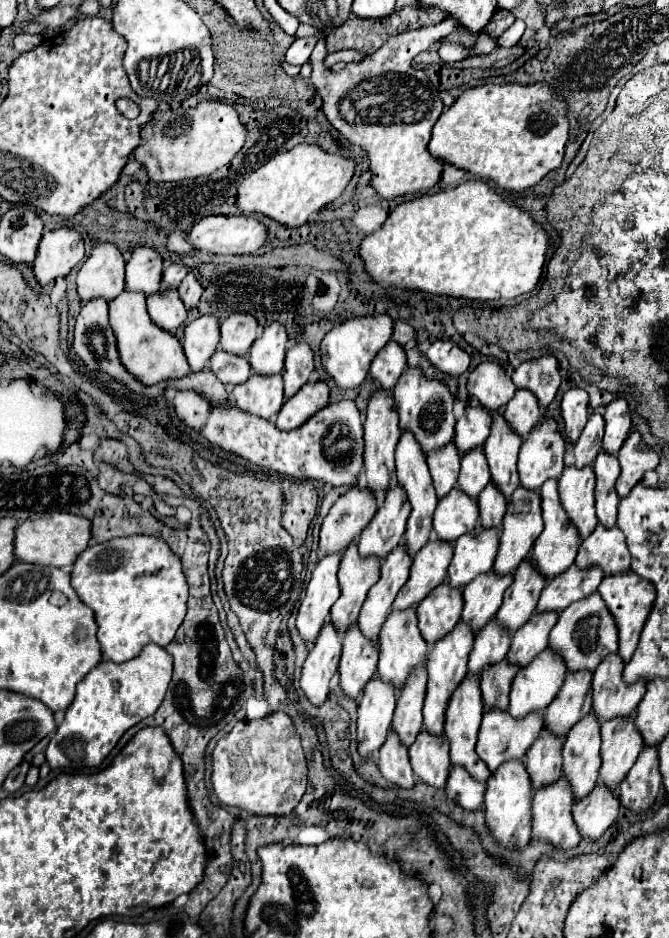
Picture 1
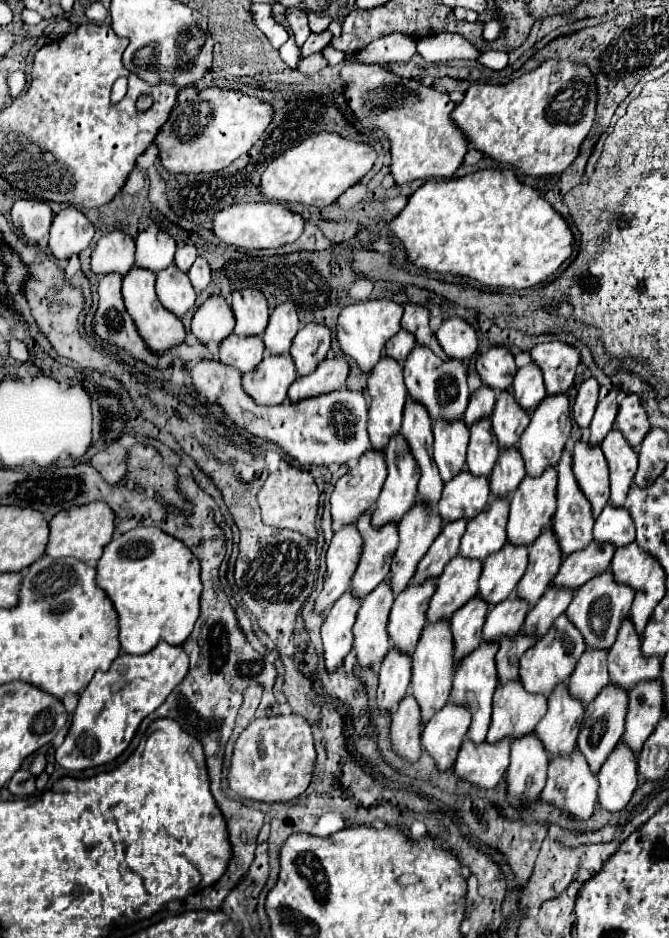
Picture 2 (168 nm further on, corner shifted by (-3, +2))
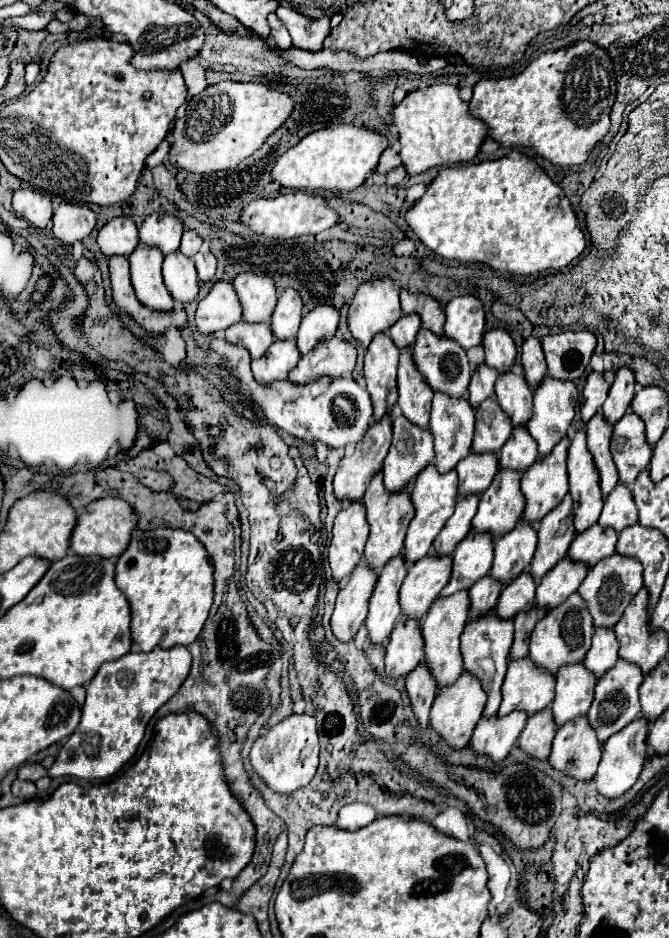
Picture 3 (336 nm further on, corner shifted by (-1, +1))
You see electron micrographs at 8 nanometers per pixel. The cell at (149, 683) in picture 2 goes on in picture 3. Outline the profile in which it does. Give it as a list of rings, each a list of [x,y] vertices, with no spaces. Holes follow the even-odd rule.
[[[182,645],[172,649],[154,647],[150,653],[132,651],[112,663],[104,663],[86,687],[80,723],[60,749],[48,775],[70,775],[88,781],[114,775],[136,753],[150,717],[180,689],[190,665],[190,651]]]

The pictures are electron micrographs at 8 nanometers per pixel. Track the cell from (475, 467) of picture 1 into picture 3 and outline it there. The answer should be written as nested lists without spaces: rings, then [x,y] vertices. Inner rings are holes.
[[[486,399],[476,409],[476,433],[474,433],[472,453],[476,455],[498,453],[502,445],[508,441],[510,433],[512,433],[512,423],[504,419],[504,411],[500,411],[496,399]]]

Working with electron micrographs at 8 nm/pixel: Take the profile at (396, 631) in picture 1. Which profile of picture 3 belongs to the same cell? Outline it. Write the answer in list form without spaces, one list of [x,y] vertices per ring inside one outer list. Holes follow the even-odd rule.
[[[432,555],[422,557],[408,569],[408,575],[400,589],[402,613],[410,619],[420,621],[430,605],[438,599],[438,593],[448,583],[452,571],[452,559],[432,559]]]

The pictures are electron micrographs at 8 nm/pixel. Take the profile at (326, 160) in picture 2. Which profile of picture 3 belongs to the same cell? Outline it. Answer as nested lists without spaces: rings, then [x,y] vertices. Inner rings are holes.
[[[334,125],[306,135],[296,147],[278,157],[272,169],[272,181],[292,191],[354,191],[376,169],[388,141],[384,135],[354,125]]]

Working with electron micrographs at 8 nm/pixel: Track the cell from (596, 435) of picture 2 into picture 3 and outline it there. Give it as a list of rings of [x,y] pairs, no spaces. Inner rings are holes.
[[[620,367],[616,371],[616,379],[608,391],[608,397],[602,405],[602,415],[608,423],[616,423],[630,407],[630,401],[634,397],[634,373],[628,367]]]

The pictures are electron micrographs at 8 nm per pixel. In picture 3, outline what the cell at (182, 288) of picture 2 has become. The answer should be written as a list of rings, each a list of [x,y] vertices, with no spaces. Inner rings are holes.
[[[174,251],[172,255],[164,257],[162,275],[164,275],[164,285],[172,295],[176,307],[190,303],[198,295],[198,279],[194,263],[180,251]]]

